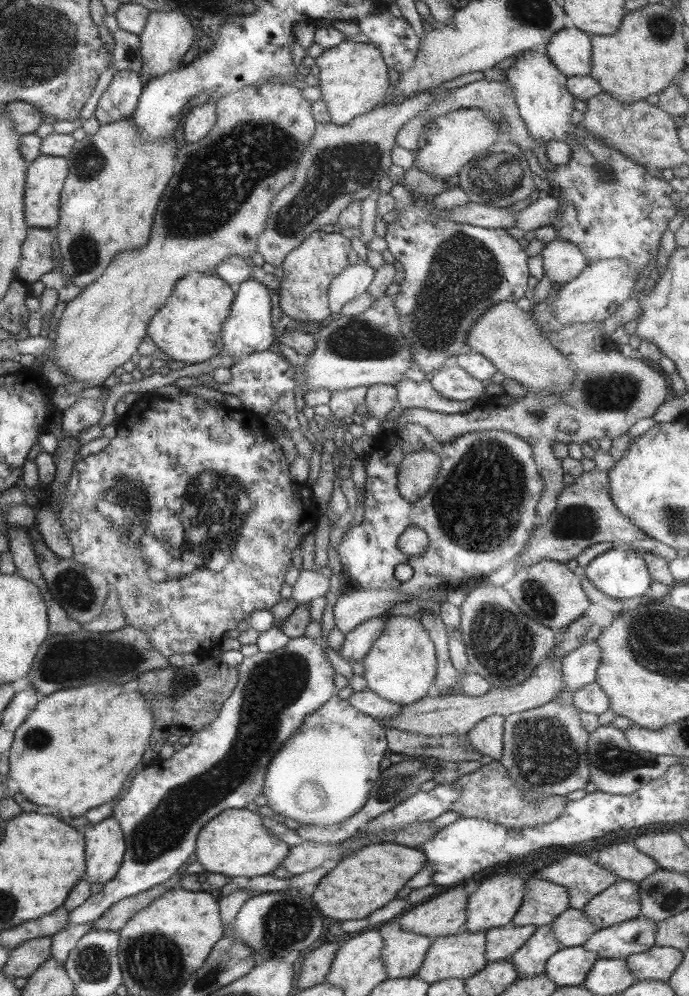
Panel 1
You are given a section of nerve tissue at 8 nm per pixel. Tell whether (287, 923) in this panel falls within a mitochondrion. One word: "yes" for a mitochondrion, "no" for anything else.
yes

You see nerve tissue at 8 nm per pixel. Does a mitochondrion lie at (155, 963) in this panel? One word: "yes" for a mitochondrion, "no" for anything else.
yes

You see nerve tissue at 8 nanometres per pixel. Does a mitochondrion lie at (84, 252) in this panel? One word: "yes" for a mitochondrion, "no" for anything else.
yes

